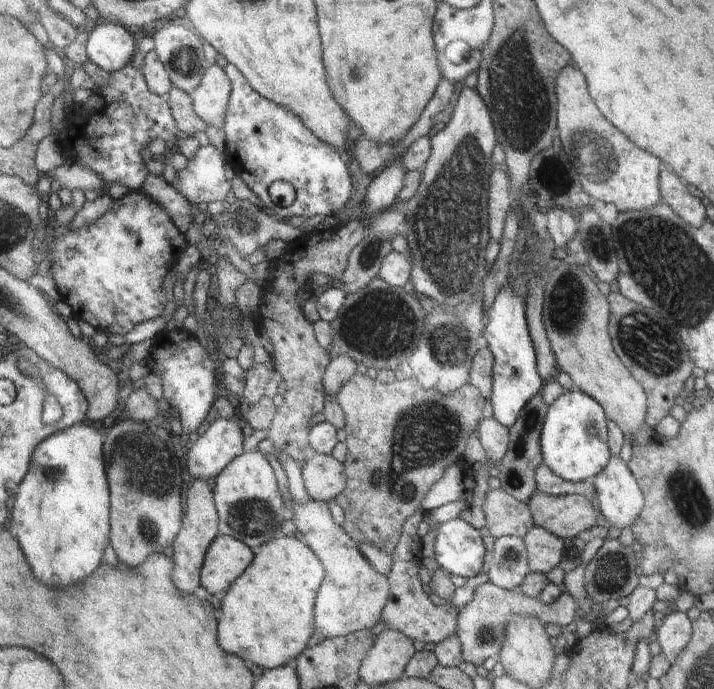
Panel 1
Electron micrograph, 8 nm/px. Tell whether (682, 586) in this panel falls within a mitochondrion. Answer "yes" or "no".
no

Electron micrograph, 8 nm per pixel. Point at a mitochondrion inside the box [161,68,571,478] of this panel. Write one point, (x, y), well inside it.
(448, 226)

